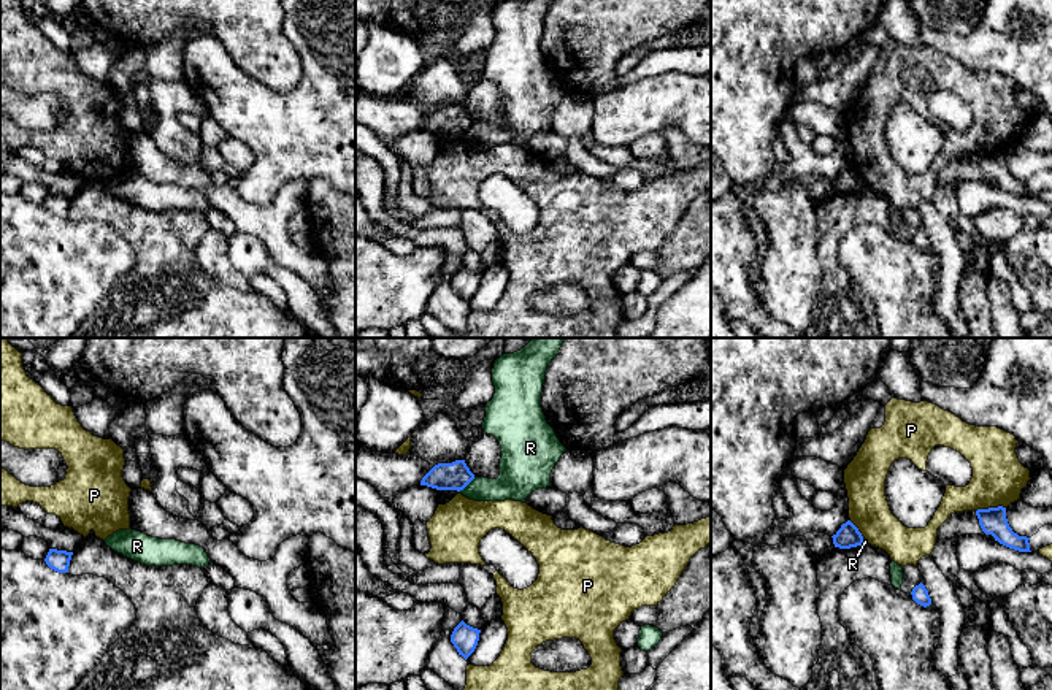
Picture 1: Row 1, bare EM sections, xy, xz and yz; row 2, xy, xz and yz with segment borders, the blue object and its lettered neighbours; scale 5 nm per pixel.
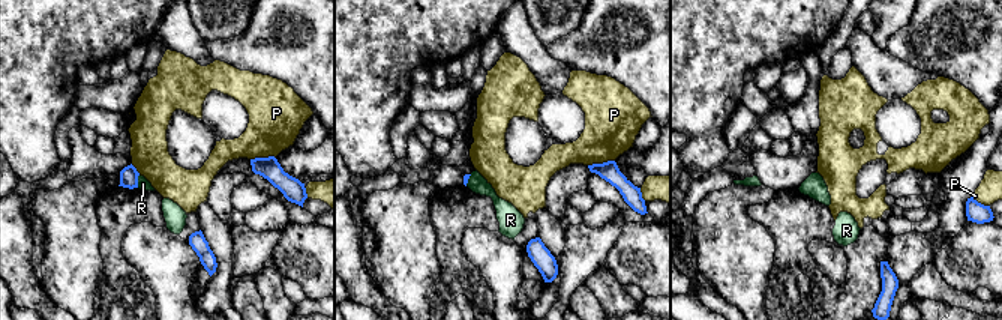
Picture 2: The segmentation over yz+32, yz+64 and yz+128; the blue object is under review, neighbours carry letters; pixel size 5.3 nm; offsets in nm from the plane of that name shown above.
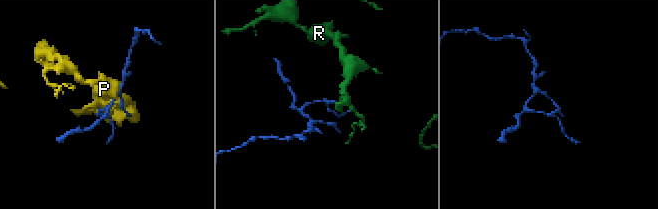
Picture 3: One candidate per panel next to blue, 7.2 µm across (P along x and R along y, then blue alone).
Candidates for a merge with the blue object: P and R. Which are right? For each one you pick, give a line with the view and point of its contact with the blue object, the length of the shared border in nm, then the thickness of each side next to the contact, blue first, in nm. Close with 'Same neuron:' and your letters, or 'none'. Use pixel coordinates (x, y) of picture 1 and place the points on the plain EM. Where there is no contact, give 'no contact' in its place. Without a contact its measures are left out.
Same neuron: none

